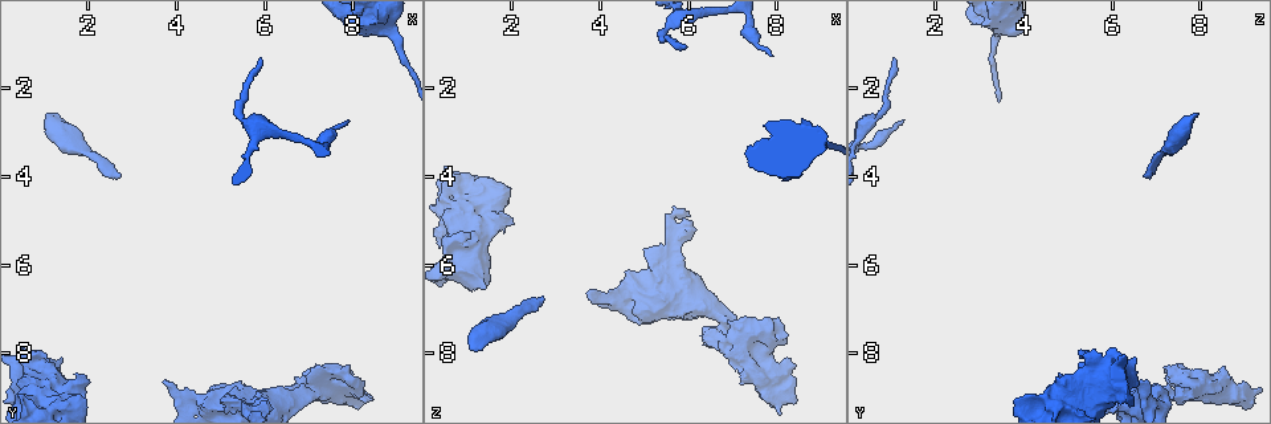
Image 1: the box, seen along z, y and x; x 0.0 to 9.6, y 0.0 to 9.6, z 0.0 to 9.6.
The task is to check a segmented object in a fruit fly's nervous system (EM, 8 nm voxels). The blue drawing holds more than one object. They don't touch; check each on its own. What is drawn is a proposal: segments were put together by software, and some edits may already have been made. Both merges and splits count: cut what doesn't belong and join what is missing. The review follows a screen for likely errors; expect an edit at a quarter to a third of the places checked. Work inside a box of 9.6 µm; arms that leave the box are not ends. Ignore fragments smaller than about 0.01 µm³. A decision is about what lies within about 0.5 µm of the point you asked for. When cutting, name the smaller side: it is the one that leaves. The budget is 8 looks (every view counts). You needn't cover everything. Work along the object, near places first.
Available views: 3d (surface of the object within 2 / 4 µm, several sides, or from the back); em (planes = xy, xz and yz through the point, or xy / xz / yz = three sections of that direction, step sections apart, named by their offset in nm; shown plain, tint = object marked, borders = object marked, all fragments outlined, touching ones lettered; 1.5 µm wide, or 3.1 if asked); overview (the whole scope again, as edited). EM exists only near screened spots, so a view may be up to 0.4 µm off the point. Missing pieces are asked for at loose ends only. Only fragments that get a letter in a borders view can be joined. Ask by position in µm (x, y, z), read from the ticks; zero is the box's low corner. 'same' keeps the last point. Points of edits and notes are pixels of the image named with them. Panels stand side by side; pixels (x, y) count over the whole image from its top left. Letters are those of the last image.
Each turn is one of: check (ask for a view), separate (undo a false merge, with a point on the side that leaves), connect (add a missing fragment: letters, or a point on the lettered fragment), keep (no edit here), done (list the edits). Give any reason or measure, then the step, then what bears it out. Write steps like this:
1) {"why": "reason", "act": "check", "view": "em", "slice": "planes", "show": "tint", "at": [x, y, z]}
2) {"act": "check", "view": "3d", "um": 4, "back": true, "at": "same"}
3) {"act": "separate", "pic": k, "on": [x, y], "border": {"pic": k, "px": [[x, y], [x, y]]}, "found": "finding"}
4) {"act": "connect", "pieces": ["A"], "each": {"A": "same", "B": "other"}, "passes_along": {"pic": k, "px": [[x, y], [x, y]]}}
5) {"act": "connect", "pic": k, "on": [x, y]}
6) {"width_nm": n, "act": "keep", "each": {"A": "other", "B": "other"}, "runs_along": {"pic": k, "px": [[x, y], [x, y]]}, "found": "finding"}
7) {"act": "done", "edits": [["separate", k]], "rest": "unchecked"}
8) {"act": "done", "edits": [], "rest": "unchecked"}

{"why": "free end", "act": "check", "view": "3d", "um": 2, "at": [2.65, 4.00, 6.70]}

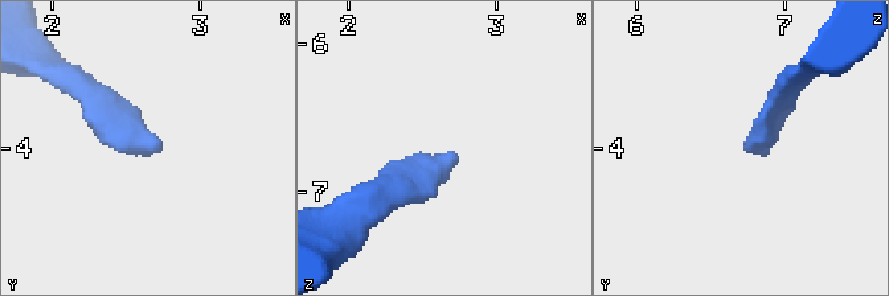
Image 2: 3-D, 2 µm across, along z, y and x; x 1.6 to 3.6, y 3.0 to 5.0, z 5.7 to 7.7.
{"act": "check", "view": "em", "slice": "planes", "show": "borders", "at": [2.70, 4.00, 6.76]}

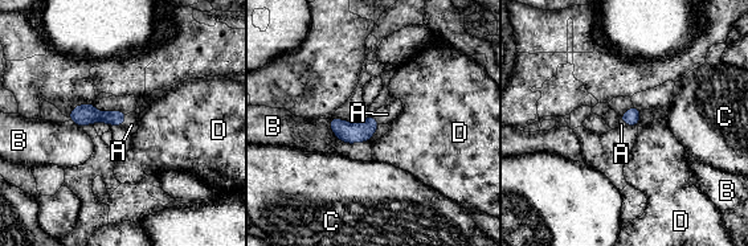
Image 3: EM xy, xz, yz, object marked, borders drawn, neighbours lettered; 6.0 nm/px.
{"width_nm": 100, "act": "connect", "pieces": ["A"], "each": {"A": "same", "B": "other", "C": "other", "D": "other"}, "passes_along": {"pic": 3, "px": [[85, 114], [125, 121], [131, 124]]}, "found": "it goes on there"}

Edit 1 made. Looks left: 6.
{"why": "redraw", "act": "check", "view": "overview"}

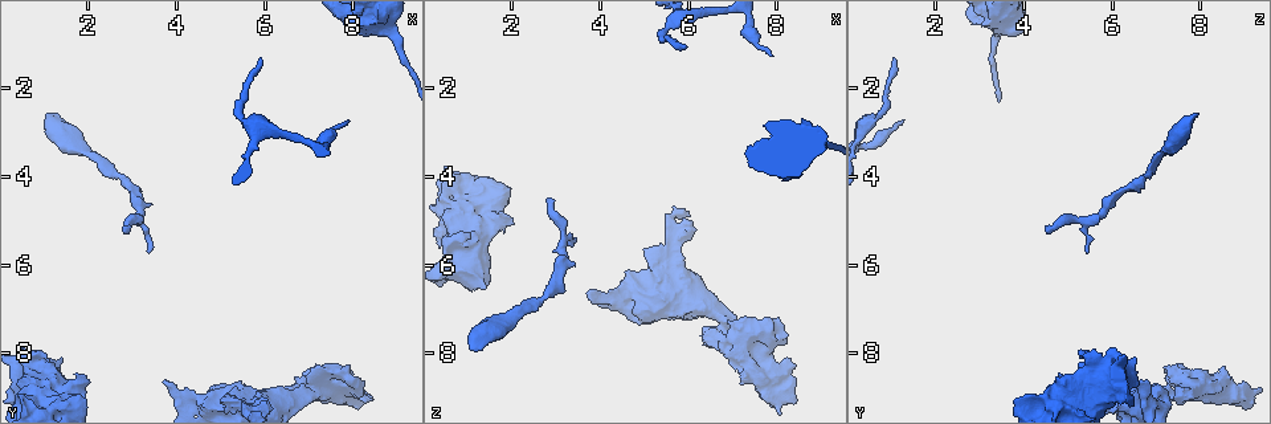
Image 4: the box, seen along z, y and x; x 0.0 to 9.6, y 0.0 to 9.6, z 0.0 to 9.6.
{"why": "branch stops here", "act": "check", "view": "3d", "um": 2, "at": [1.10, 2.60, 7.85]}

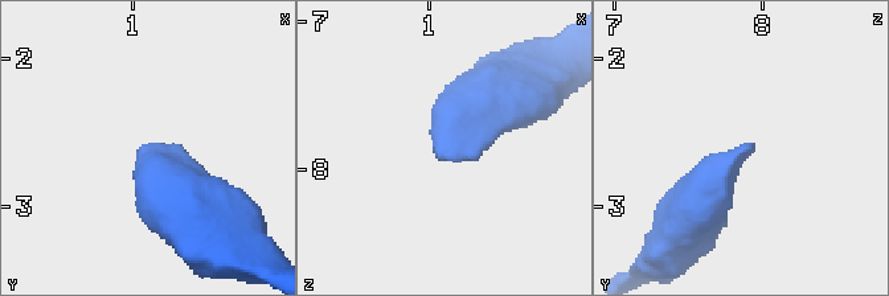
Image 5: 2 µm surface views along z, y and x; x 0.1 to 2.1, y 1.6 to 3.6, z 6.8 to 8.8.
{"act": "check", "view": "em", "slice": "xz", "step": 4, "show": "borders", "at": [1.06, 2.56, 7.90]}

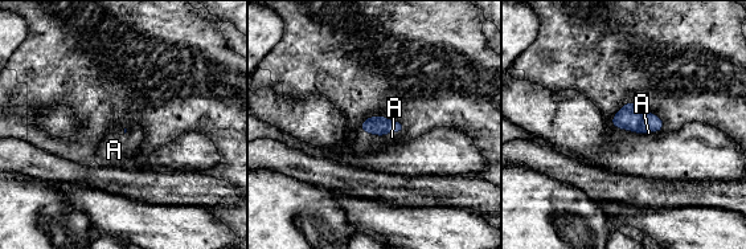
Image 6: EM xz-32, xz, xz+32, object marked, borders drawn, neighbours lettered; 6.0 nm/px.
{"act": "check", "view": "em", "slice": "planes", "show": "borders", "at": "same"}

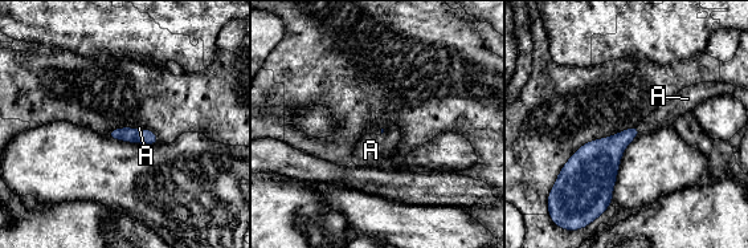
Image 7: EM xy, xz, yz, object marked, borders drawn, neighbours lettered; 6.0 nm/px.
{"act": "connect", "pieces": ["A"], "each": {"A": "same"}, "passes_along": {"pic": 7, "px": [[607, 153], [638, 129], [666, 114]]}, "found": "the neuron continues"}

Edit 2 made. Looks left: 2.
{"act": "done", "edits": [["connect", 3], ["connect", 7]], "rest": "unchecked"}

